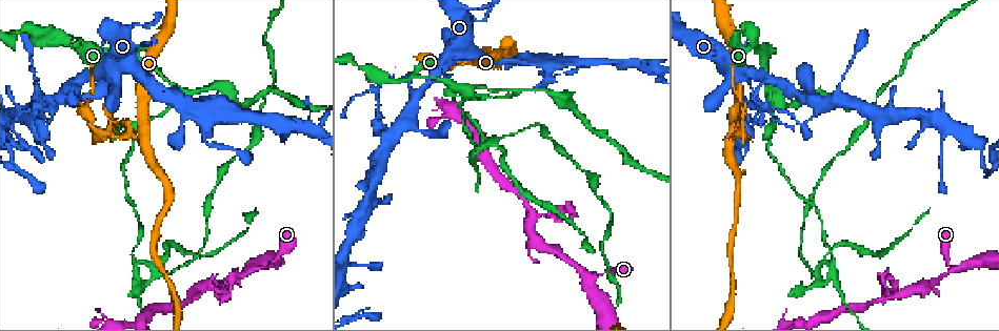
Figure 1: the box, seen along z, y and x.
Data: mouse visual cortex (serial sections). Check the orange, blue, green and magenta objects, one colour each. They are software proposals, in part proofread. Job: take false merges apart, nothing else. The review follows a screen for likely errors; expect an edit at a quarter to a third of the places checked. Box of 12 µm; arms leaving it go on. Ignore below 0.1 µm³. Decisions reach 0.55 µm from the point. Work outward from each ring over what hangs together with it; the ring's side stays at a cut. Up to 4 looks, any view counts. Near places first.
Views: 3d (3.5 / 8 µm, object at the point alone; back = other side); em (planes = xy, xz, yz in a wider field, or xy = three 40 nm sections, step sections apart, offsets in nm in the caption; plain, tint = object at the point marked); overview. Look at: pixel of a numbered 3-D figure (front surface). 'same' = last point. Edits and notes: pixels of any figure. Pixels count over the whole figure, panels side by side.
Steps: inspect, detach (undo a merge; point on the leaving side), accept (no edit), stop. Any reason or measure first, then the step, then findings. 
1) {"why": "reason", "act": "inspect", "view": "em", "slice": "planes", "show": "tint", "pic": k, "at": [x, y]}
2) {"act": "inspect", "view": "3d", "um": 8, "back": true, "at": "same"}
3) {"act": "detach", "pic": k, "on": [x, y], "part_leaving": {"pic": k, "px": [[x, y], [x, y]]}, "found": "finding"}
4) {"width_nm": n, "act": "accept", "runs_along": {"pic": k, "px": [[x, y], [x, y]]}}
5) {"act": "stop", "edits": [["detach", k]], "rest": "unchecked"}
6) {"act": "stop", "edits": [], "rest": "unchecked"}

{"why": "three arms meet", "act": "inspect", "view": "3d", "um": 3.5, "pic": 1, "at": [388, 144]}

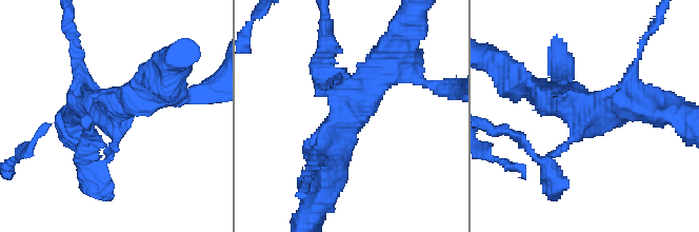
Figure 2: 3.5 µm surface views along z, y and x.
{"arms": 3, "arm_widths_nm": [150, 400, 400], "act": "inspect", "view": "em", "slice": "xy", "step": 5, "show": "tint", "pic": 2, "at": [585, 110]}

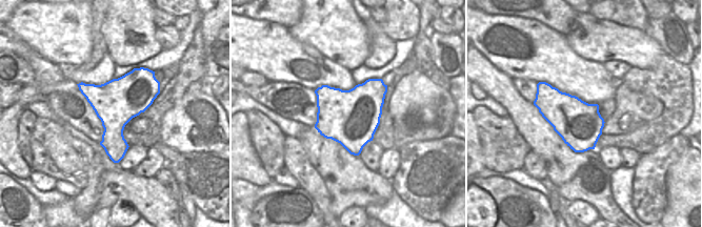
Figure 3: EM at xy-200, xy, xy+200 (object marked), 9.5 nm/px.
{"act": "accept", "runs_along": {"pic": 2, "px": [[395, 63], [340, 122], [326, 174]]}, "found": "all the same cell"}

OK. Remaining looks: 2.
{"why": "thick turns thin", "act": "inspect", "view": "3d", "um": 8, "pic": 1, "at": [954, 270]}

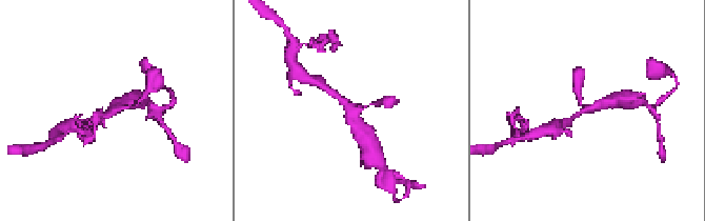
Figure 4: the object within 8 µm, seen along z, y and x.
{"why": "now the EM", "act": "inspect", "view": "em", "slice": "xy", "step": 2, "show": "tint", "pic": 4, "at": [356, 110]}

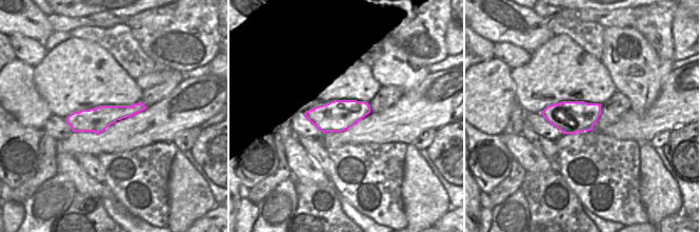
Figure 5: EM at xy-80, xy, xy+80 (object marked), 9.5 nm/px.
{"width_nm": 300, "act": "accept", "runs_along": {"pic": 5, "px": [[141, 107], [97, 119], [68, 119]]}, "found": "continuous, no second cell"}

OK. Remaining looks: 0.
{"act": "stop", "edits": [], "rest": "unchecked"}

